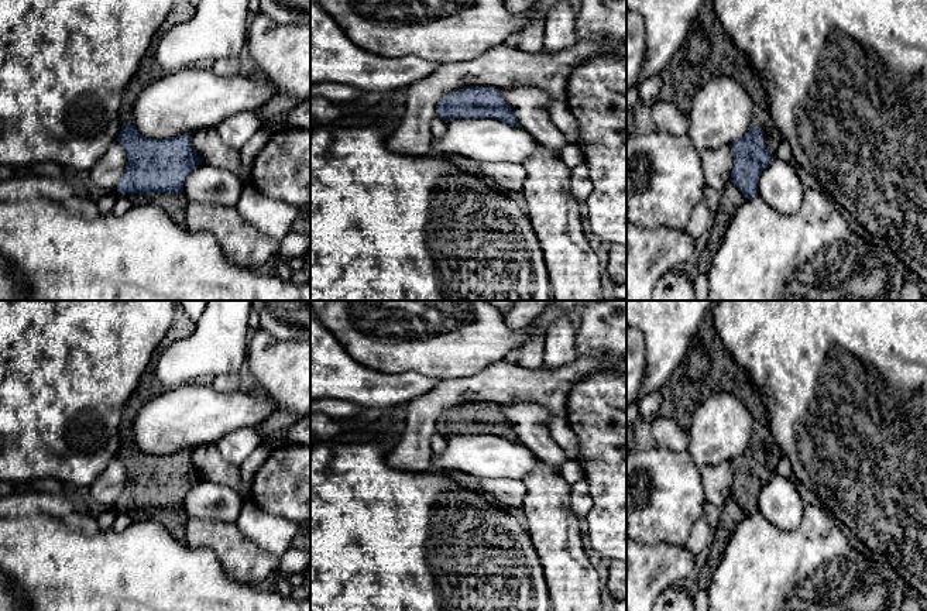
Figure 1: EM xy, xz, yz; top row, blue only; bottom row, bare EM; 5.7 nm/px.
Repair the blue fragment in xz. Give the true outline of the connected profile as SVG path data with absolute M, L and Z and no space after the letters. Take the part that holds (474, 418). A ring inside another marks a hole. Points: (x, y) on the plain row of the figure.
M470 402L452 408L439 416L436 432L446 439L454 435L495 435L519 442L501 405L495 404Z

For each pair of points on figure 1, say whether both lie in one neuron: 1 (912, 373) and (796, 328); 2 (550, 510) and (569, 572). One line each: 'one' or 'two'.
1: one
2: one

